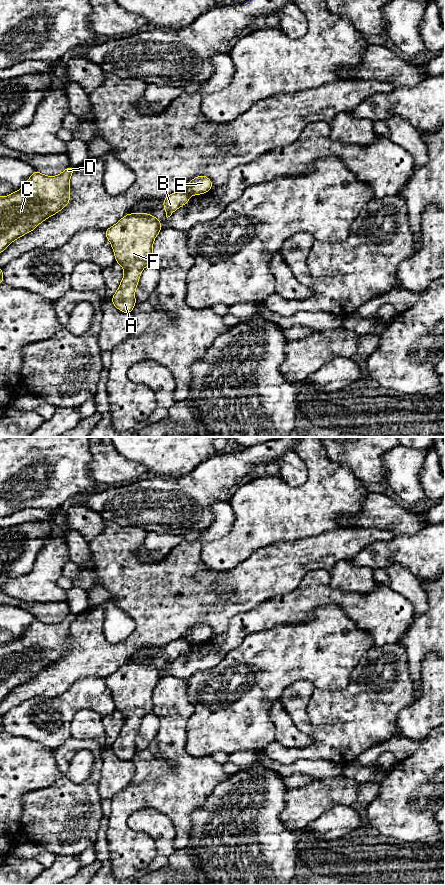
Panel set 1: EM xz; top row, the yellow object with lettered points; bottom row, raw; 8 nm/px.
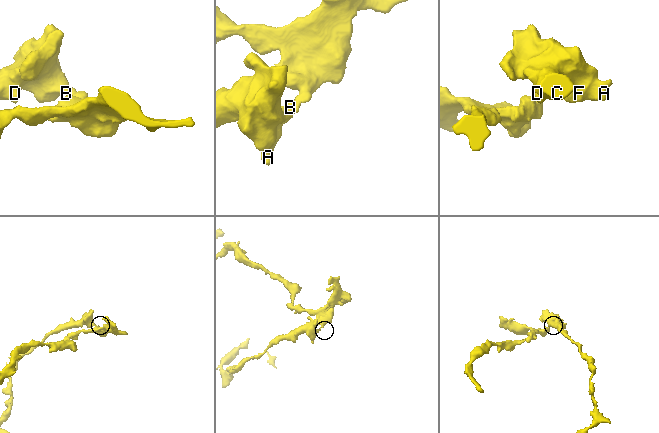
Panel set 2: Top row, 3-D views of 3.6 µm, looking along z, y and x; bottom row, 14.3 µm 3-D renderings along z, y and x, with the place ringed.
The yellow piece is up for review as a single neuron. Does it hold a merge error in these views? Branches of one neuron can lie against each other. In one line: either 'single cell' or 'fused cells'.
fused cells

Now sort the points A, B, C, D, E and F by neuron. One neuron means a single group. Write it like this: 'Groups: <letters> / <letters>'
Groups: A B C D F / E

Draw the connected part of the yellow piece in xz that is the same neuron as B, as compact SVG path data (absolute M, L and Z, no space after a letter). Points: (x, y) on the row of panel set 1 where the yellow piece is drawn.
M178 191L168 195L163 199L163 208L166 211L166 217L170 217L174 211L189 202L190 195L185 191Z

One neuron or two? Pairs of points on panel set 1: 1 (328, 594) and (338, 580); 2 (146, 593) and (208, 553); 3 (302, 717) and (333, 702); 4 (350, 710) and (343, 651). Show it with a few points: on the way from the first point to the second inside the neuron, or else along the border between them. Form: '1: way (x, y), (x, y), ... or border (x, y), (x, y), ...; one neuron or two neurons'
1: border (328, 571), (330, 584), (333, 587), (355, 592); two neurons
2: border (200, 544), (200, 559), (204, 566), (219, 572); two neurons
3: border (313, 692), (307, 707), (313, 729), (309, 735); two neurons
4: border (356, 664), (345, 687), (324, 690); two neurons

